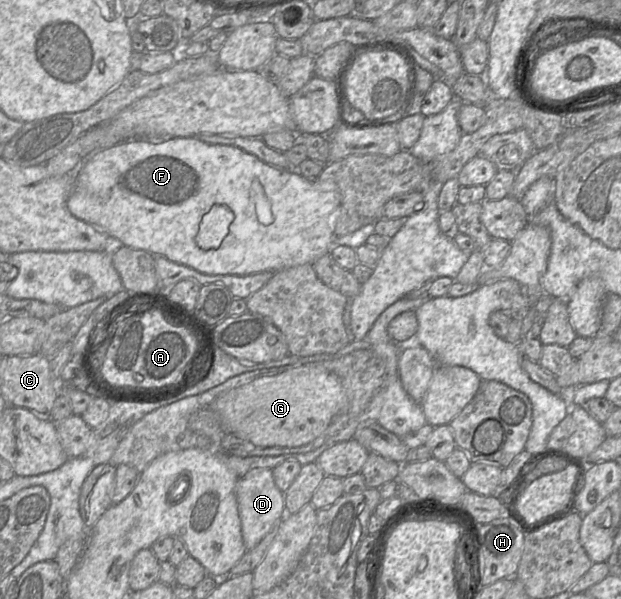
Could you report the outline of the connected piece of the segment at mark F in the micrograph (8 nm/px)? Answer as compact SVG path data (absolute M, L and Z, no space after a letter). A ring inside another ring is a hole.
M177 137L159 144L148 140L131 139L110 148L94 152L76 170L75 186L67 199L67 207L76 218L93 226L104 228L108 235L118 239L125 247L140 249L152 255L161 255L168 260L187 266L205 275L248 275L270 271L276 272L303 264L313 264L332 249L332 235L336 219L341 210L341 195L337 191L323 191L317 187L313 179L301 176L297 169L281 169L267 164L253 154L229 145L209 144L194 137ZM213 205L226 205L234 214L228 234L216 249L203 250L196 243L199 224L202 217Z

